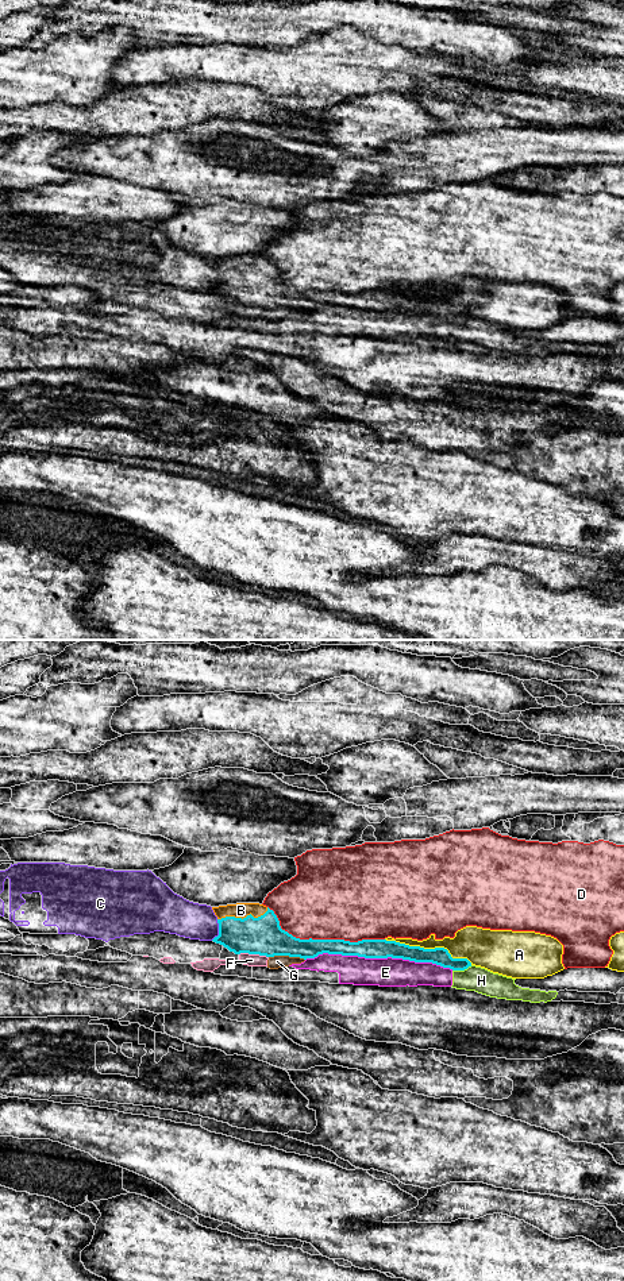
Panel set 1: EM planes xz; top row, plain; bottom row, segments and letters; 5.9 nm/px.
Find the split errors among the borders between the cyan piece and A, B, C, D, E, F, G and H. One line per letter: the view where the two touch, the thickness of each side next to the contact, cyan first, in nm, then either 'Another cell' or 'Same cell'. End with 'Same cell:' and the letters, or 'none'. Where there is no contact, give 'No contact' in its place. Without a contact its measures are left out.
A: Touches cyan in xz. Thickness 110 nm (cyan) against 200 nm. Another cell
B: Touches cyan in xz. Thickness 220 nm (cyan) against 100 nm. Same cell
C: Touches cyan in xz. Thickness 220 nm (cyan) against 220 nm. Another cell
D: Touches cyan in xz. Thickness 160 nm (cyan) against 480 nm. Another cell
E: Touches cyan in xz. Thickness 110 nm (cyan) against 180 nm. Another cell
F: Touches cyan in xz. Thickness 220 nm (cyan) against 80 nm. Another cell
G: Touches cyan in xz. Thickness 220 nm (cyan) against 80 nm. Another cell
H: Touches cyan in xz. Thickness 110 nm (cyan) against 150 nm. Another cell
Same cell: B

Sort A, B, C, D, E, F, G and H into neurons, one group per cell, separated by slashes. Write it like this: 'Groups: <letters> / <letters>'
Groups: A / B / C / D / E H / F G

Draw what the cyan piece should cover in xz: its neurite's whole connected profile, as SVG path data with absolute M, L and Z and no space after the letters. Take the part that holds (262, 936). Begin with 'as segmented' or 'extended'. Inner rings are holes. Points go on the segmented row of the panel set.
extended; M236 903L212 907L219 923L219 935L212 941L235 954L266 957L289 956L315 958L319 954L358 956L365 958L402 958L432 962L452 971L471 966L467 958L452 958L447 949L424 949L386 939L300 939L282 930L273 910L259 903Z

